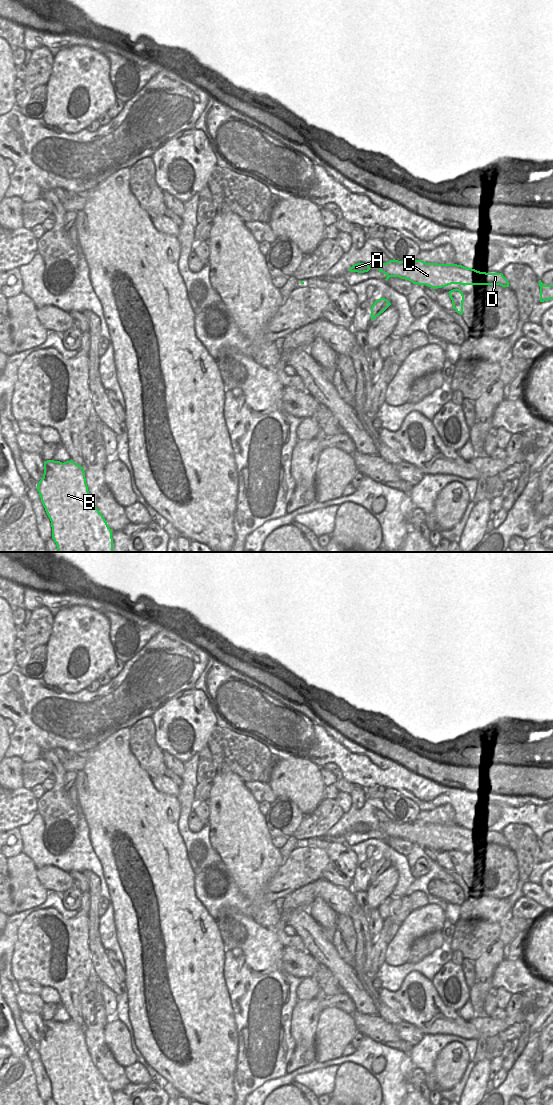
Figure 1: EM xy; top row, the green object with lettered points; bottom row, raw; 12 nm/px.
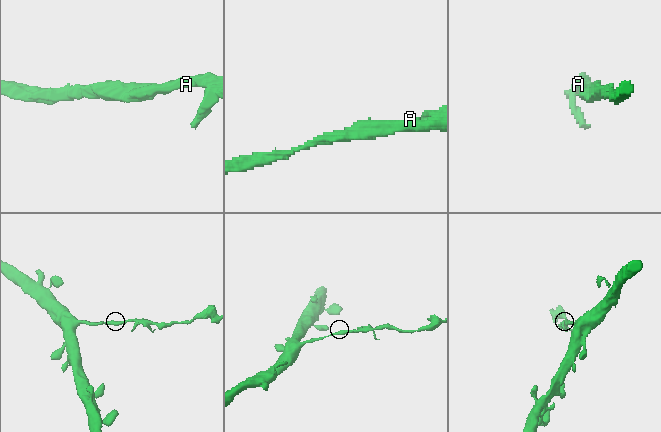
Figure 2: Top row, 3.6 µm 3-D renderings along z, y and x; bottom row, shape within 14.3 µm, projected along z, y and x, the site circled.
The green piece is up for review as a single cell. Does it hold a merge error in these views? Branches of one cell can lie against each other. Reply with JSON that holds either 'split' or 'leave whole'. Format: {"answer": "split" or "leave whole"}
{"answer": "leave whole"}

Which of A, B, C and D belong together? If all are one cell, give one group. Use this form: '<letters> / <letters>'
A B C D

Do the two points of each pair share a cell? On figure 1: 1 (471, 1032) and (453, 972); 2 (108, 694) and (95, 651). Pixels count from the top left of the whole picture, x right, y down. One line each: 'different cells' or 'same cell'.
1: different cells
2: different cells

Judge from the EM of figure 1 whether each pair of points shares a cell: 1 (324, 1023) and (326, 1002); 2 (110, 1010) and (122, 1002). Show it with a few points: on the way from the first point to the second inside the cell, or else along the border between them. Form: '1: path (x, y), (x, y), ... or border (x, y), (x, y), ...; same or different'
1: border (322, 1009), (339, 1008), (348, 1013); different
2: border (116, 995), (116, 1012), (114, 1014); different

